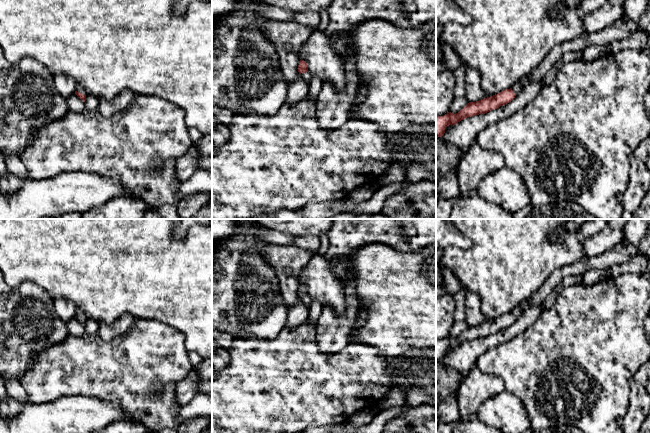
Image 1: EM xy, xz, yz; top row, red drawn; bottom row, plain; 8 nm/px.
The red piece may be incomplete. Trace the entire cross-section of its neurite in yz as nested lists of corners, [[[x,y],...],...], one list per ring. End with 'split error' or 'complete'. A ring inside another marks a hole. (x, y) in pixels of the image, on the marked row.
[[[622,17],[600,32],[583,34],[555,46],[532,73],[523,77],[512,88],[501,91],[492,97],[469,102],[458,113],[448,112],[444,116],[436,116],[436,139],[444,135],[445,129],[449,125],[454,126],[467,117],[485,114],[511,102],[526,84],[542,80],[564,53],[583,50],[592,45],[609,46],[613,42],[628,38],[632,32],[640,28],[638,22],[630,19],[626,20]]]; split error

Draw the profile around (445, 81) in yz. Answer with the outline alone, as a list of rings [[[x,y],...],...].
[[[445,69],[436,74],[436,116],[444,116],[449,112],[454,101],[455,75]]]

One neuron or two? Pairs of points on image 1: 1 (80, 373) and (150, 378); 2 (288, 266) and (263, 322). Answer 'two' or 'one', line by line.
1: one
2: two

